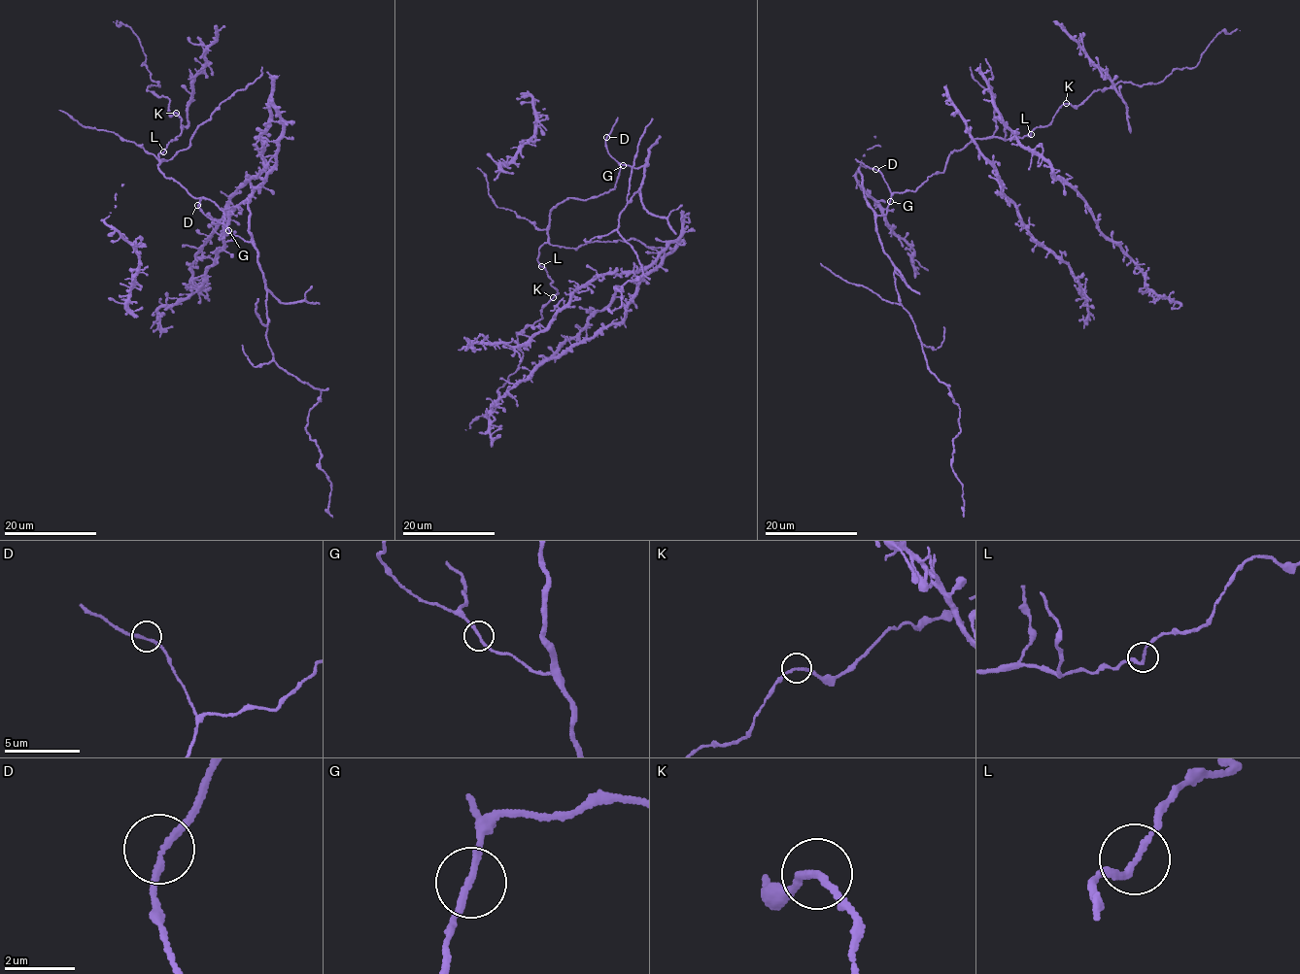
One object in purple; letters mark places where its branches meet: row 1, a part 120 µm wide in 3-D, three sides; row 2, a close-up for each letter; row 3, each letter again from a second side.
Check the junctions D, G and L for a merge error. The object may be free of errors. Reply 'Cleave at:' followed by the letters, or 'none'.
Cleave at: none

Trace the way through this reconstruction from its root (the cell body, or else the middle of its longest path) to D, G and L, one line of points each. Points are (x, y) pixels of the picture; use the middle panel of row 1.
D: (548, 228), (550, 212), (557, 204), (569, 197), (597, 198), (614, 187), (619, 164), (606, 149), (606, 137)
G: (548, 228), (550, 212), (557, 204), (569, 197), (583, 200), (607, 193), (614, 187), (619, 166), (624, 165)
L: (548, 228), (548, 241), (538, 250), (537, 262), (541, 266)

